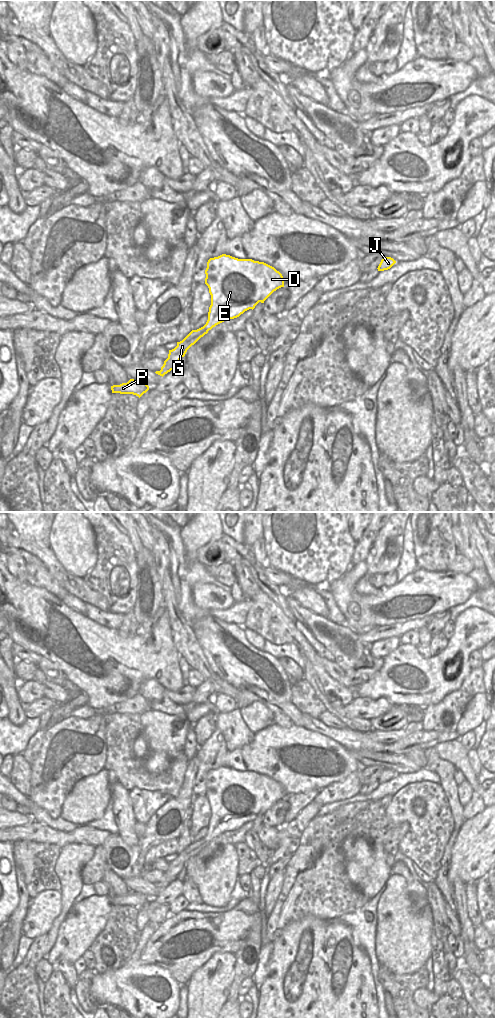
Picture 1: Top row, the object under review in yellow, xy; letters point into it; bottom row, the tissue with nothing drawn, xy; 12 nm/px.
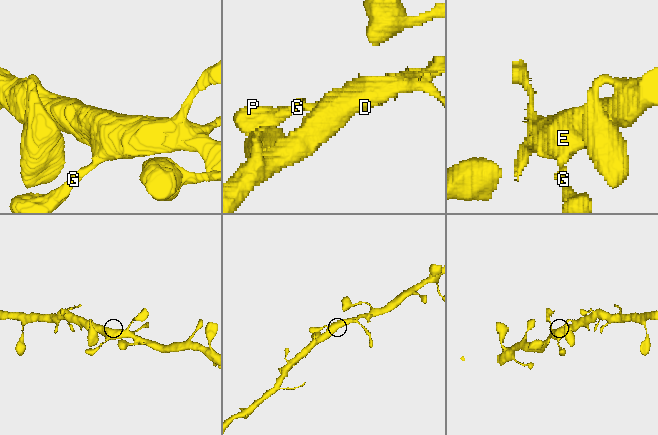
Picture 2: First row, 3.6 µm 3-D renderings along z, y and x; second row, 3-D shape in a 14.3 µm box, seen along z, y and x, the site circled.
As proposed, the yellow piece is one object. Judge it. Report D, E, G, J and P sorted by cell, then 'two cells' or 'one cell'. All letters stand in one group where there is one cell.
D E G J P | one cell

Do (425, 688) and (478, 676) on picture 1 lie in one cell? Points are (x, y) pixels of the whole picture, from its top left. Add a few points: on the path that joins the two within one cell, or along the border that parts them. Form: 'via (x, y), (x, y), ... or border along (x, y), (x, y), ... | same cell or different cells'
border along (472, 669), (457, 689), (446, 694) | different cells

